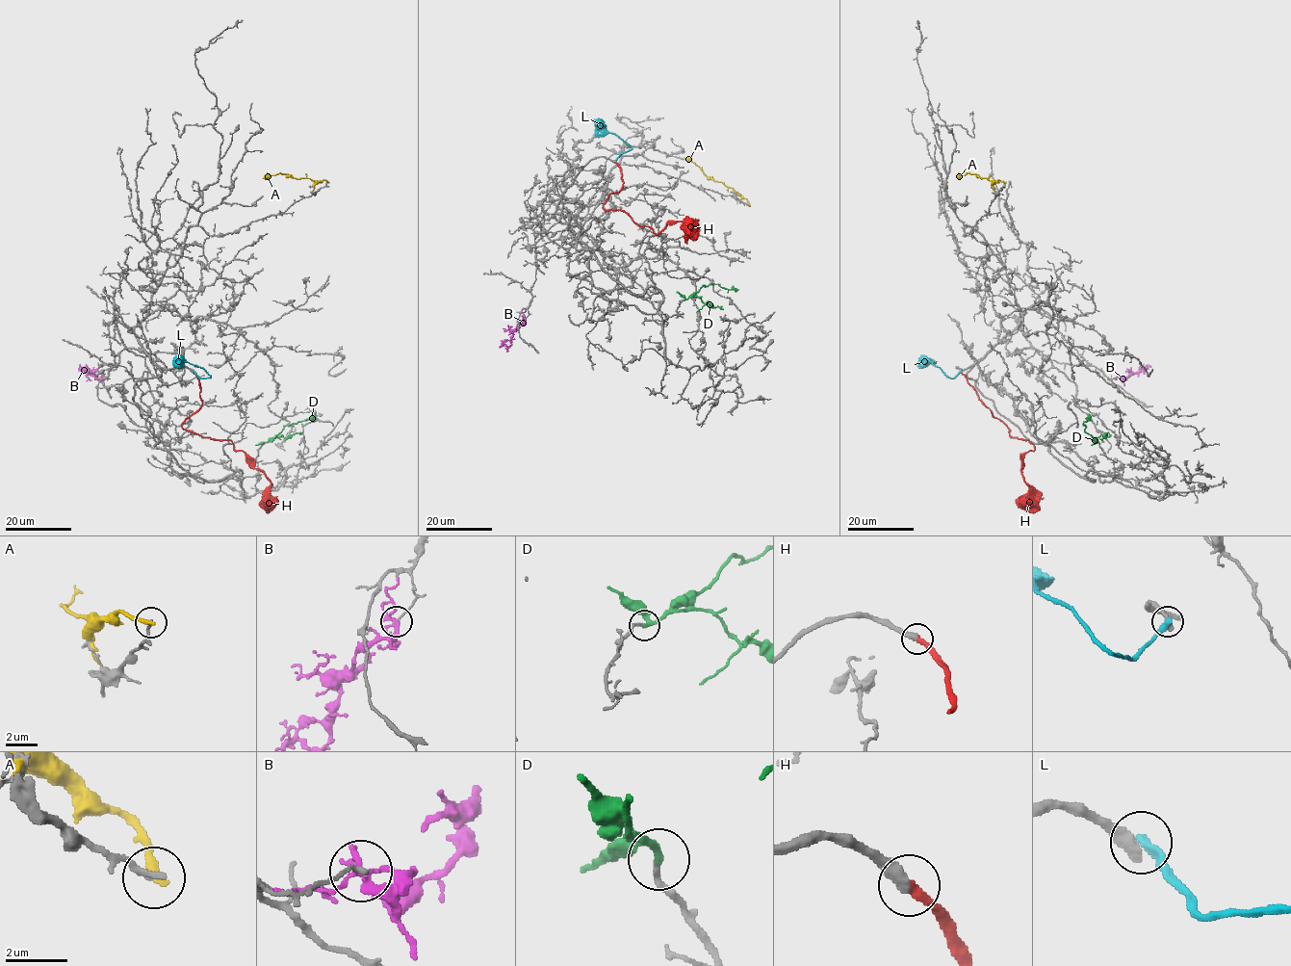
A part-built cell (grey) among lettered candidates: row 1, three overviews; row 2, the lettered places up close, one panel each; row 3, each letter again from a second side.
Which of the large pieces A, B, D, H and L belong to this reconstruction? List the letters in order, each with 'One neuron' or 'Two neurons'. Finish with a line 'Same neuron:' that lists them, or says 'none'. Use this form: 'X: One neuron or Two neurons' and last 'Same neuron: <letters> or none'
A: Two neurons
B: Two neurons
D: One neuron
H: One neuron
L: Two neurons
Same neuron: D, H

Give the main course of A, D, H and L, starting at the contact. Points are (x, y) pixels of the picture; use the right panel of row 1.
A: (1005, 182), (981, 179), (969, 173), (957, 178)
D: (1099, 444), (1084, 430), (1083, 423), (1089, 419)
H: (961, 372), (978, 398), (1009, 429), (1010, 436), (1033, 445), (1021, 468), (1032, 513)
L: (961, 370), (950, 378), (930, 361), (918, 362)

